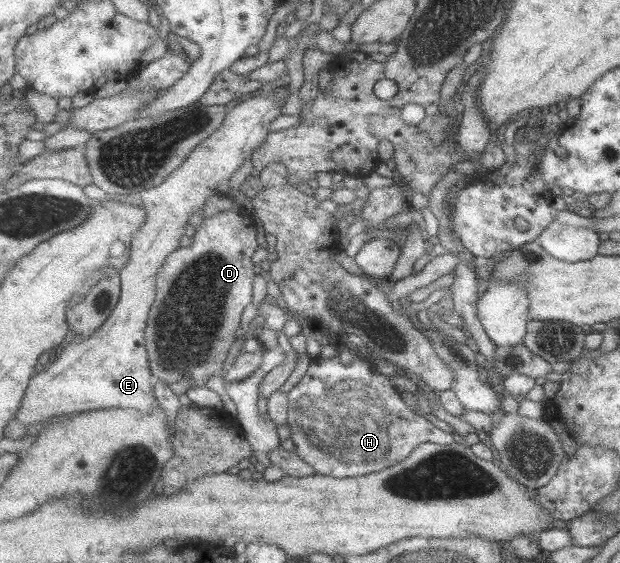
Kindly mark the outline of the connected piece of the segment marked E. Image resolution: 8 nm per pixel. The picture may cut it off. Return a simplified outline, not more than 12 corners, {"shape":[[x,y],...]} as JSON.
{"shape":[[254,93],[165,183],[122,271],[119,306],[32,379],[37,425],[161,407],[148,351],[159,274],[271,134],[289,99]]}

